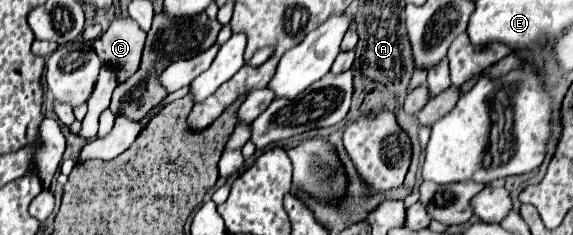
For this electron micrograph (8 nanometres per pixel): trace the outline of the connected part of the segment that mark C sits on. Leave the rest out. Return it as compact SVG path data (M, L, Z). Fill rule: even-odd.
M115 18L111 26L93 42L101 66L115 72L119 84L129 80L139 68L145 32L131 18Z

